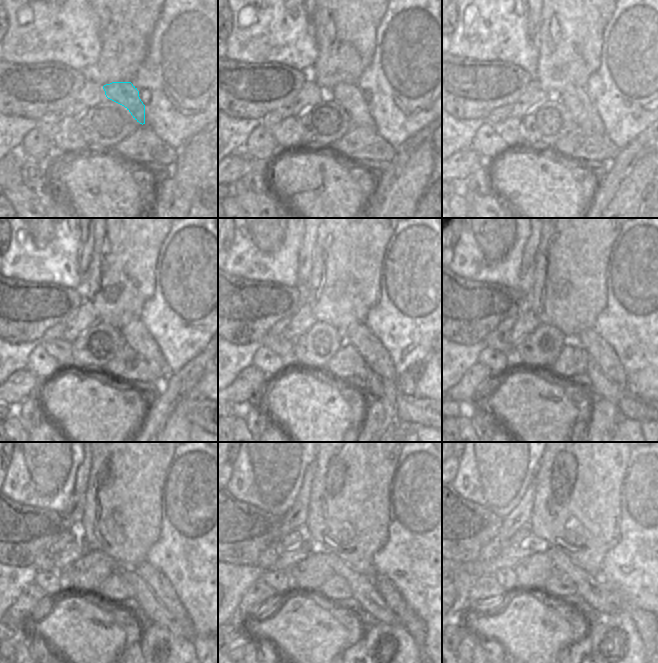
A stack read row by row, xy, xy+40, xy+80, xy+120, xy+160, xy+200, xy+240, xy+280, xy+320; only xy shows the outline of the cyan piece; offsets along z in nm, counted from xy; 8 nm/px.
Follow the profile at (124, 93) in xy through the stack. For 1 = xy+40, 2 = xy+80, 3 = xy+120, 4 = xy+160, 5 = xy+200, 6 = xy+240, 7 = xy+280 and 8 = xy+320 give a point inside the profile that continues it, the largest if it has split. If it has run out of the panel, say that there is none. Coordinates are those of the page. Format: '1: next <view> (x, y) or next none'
1: next xy+40 (349, 96)
2: next xy+80 (576, 100)
3: next xy+120 (135, 334)
4: next xy+160 (377, 358)
5: next xy+200 (598, 350)
6: next xy+240 (157, 581)
7: next xy+280 (415, 625)
8: next xy+320 (645, 622)

